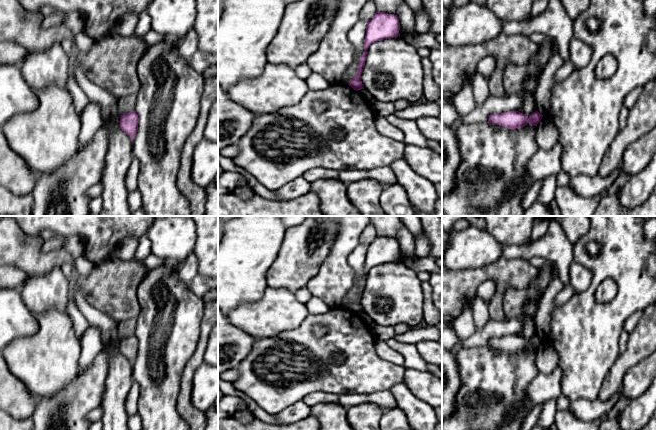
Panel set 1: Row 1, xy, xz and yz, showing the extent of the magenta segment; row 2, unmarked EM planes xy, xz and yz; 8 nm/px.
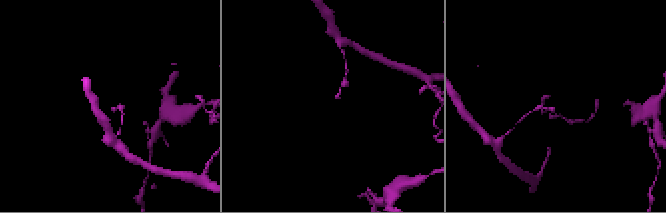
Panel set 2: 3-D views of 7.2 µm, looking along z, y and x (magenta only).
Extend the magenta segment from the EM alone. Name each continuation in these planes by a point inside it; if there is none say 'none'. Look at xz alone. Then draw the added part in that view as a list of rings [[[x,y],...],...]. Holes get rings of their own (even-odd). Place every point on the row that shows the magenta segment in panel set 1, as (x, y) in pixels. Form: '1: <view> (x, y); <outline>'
none

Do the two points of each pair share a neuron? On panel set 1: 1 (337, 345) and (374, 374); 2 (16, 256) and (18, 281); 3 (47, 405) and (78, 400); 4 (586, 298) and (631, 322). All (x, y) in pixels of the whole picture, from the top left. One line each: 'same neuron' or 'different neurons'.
1: same neuron
2: different neurons
3: same neuron
4: different neurons

